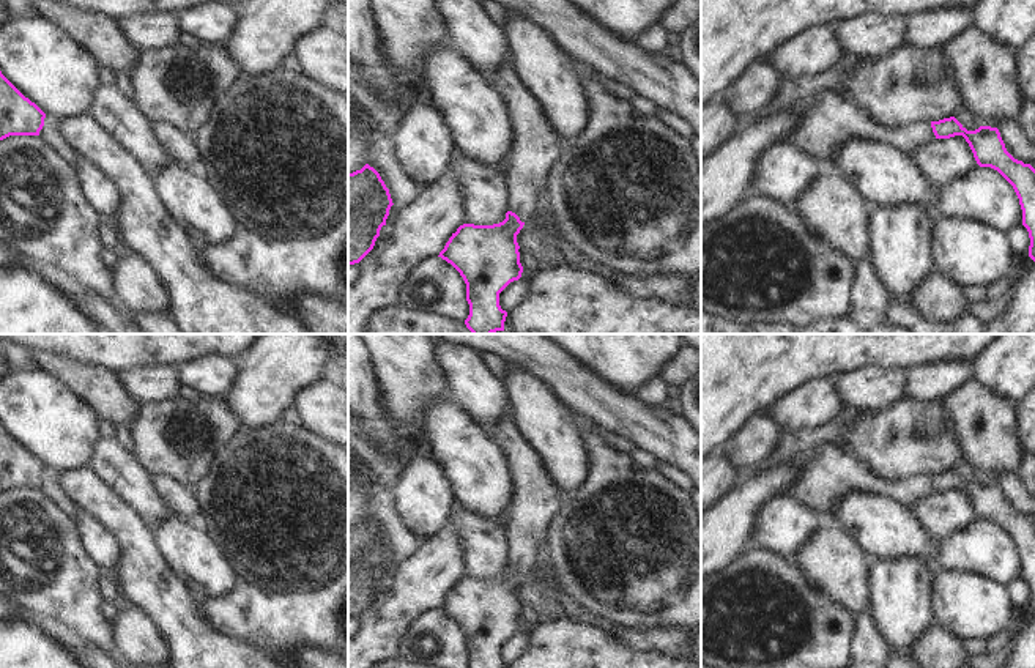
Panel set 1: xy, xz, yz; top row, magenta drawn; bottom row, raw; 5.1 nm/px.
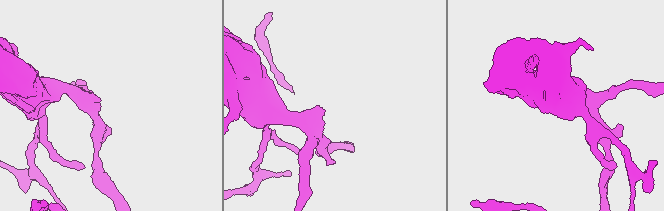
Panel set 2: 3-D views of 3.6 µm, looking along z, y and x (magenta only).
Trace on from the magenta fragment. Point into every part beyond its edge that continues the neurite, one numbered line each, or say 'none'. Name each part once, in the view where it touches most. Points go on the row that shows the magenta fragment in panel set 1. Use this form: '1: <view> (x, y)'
1: xz (534, 145)

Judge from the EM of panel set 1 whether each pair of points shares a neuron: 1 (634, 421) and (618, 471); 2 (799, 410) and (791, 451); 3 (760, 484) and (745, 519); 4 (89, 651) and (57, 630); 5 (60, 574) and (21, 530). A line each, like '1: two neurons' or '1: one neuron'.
1: two neurons
2: two neurons
3: one neuron
4: one neuron
5: one neuron

